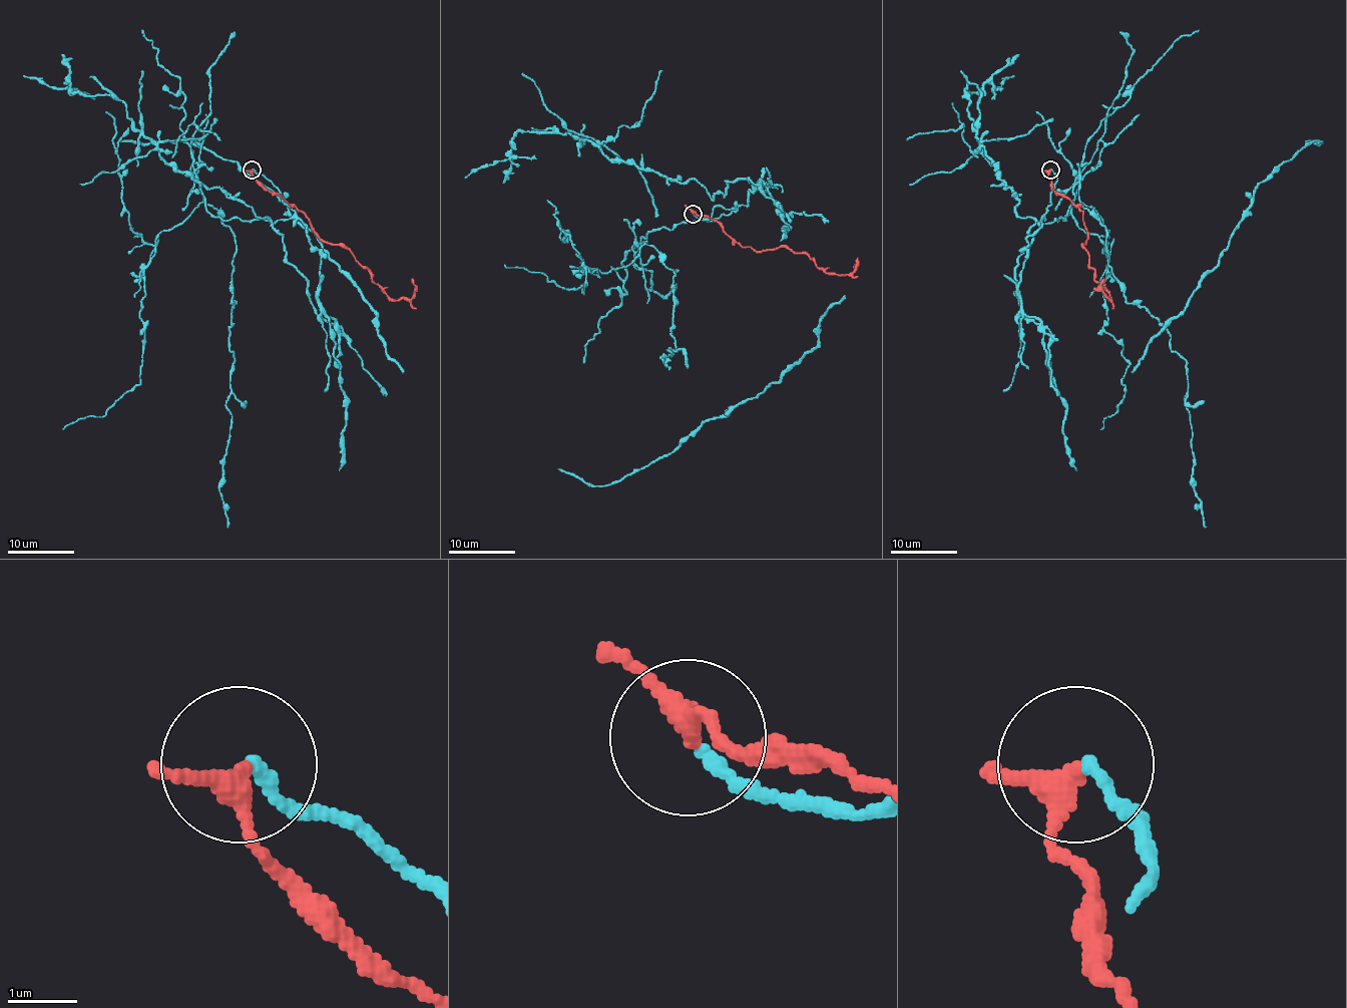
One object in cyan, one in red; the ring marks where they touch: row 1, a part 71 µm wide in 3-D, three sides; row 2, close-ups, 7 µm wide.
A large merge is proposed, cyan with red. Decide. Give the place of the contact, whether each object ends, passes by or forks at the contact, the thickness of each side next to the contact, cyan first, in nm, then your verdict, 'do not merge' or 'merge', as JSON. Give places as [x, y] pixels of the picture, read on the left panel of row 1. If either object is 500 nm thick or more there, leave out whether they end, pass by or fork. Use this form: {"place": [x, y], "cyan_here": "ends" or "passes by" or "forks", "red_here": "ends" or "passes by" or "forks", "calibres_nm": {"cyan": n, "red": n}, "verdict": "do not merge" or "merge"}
{"place": [252, 170], "cyan_here": "ends", "red_here": "passes by", "calibres_nm": {"cyan": 150, "red": 280}, "verdict": "do not merge"}

